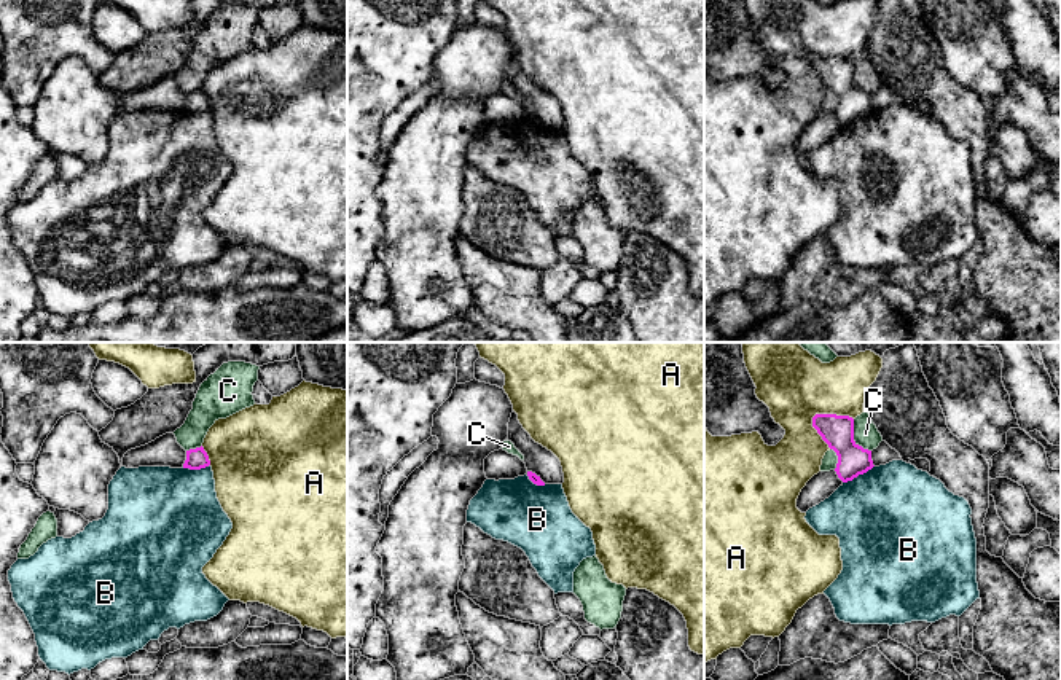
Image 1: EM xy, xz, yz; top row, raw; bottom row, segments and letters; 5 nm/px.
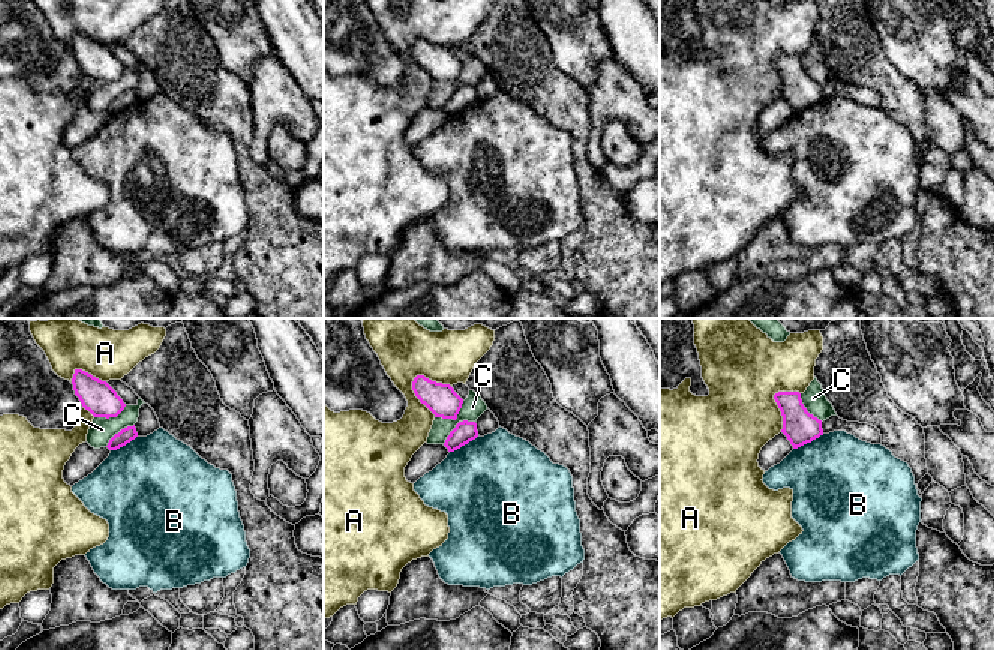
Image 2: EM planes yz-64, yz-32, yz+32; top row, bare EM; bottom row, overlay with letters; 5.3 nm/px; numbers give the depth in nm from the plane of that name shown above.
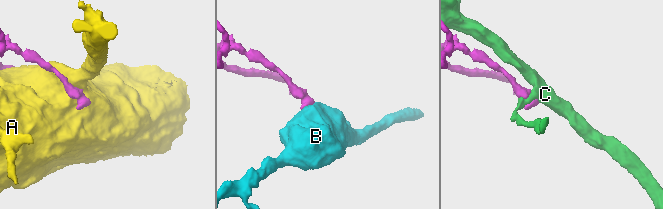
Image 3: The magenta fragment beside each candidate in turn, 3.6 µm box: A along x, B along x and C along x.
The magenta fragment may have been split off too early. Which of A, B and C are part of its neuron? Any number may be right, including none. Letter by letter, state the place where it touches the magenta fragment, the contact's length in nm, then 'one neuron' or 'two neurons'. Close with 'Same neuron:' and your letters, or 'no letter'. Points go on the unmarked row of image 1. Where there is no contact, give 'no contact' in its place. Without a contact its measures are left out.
A: contact yz (829, 58); length 220 nm; two neurons
B: contact yz (857, 118); length 180 nm; two neurons
C: contact yz (853, 82); length 190 nm; two neurons
Same neuron: no letter

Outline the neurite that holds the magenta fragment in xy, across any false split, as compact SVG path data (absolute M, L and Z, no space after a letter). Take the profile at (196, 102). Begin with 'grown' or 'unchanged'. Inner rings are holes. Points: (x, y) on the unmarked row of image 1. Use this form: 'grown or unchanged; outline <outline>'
unchanged; outline M202 89L186 94L186 104L183 107L183 111L201 113L209 108L210 108L210 104Z

